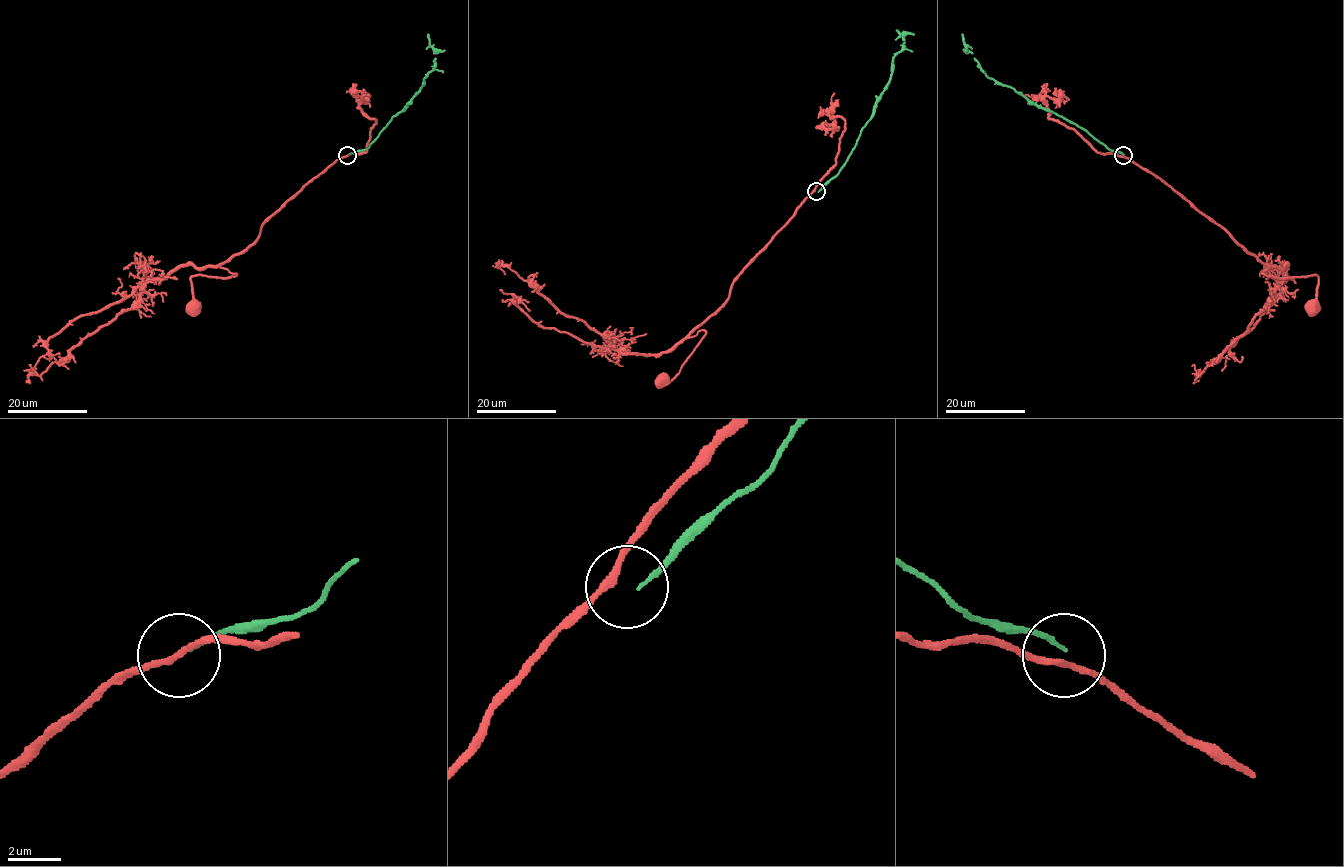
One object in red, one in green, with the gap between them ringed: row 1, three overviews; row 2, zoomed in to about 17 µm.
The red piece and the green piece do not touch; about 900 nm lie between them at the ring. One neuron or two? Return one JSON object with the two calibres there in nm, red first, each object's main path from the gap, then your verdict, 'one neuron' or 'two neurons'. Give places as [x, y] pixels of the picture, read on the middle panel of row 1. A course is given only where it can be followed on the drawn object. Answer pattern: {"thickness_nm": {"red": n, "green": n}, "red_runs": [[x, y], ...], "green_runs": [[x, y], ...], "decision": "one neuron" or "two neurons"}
{"thickness_nm": {"red": 240, "green": 110}, "red_runs": [[815, 191], [732, 283], [728, 298], [689, 336], [705, 332], [681, 370], [667, 384], [660, 386], [661, 381]], "green_runs": [[818, 192], [845, 164], [890, 81], [893, 57], [903, 48], [904, 35], [897, 29]], "decision": "two neurons"}

